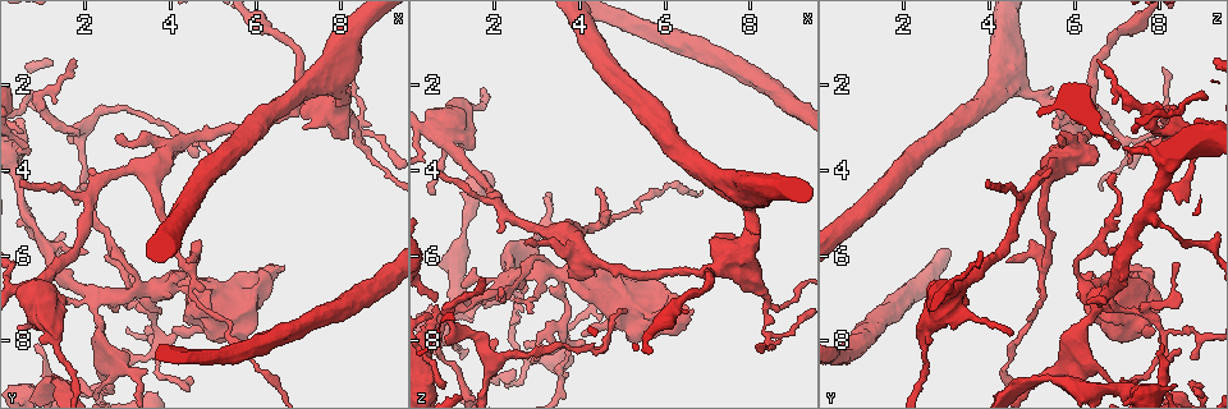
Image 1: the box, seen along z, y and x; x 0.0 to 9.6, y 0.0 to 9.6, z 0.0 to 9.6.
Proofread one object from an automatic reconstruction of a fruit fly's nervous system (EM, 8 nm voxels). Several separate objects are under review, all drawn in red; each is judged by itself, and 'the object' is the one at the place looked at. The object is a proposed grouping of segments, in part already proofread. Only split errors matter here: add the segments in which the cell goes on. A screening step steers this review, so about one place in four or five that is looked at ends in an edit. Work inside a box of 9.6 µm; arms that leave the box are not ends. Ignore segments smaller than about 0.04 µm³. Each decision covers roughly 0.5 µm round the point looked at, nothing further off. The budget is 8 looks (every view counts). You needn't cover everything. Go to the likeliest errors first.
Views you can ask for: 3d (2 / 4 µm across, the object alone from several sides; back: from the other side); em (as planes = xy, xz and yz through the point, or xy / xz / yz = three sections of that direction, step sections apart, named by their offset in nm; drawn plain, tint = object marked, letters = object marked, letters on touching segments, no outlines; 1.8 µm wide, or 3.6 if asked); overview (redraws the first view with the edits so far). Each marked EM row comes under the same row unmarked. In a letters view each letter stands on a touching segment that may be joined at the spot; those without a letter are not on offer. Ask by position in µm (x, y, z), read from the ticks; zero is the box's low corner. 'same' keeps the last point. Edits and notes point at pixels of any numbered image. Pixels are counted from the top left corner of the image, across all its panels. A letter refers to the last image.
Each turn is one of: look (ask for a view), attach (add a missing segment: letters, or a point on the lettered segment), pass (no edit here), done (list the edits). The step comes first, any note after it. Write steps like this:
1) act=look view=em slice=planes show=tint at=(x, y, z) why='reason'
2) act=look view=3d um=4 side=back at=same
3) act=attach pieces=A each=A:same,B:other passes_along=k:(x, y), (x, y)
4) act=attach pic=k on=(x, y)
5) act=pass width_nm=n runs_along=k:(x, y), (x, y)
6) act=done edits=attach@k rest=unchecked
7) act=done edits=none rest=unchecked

act=look view=em um=3.6 slice=xy step=4 show=letters at=(0.90, 2.40, 7.95) why='branch stops here'

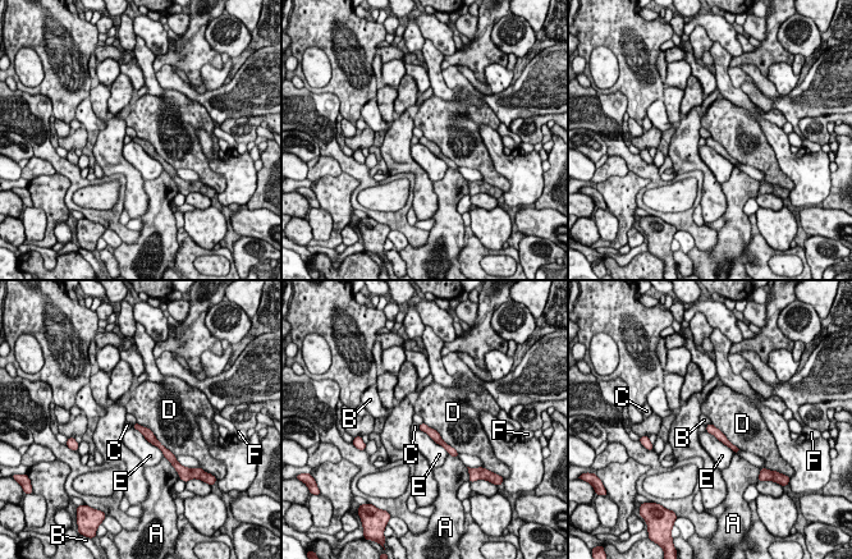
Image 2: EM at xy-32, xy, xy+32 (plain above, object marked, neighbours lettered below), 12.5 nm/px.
act=look view=em um=3.6 slice=xz step=4 show=letters at=same

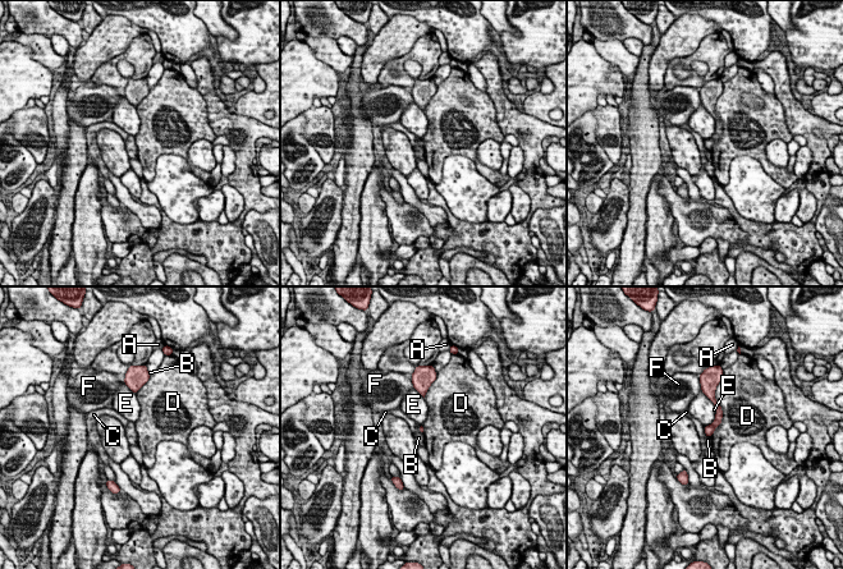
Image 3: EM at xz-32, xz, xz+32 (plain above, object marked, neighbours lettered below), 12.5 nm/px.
act=pass each=A:other,B:other,C:other,D:other,E:other,F:other runs_along=3:(708, 393), (718, 407), (709, 432) found='none of them fits'

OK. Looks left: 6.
act=look view=em um=3.6 slice=planes show=letters at=(1.15, 7.70, 2.55) why='thick turns thin'

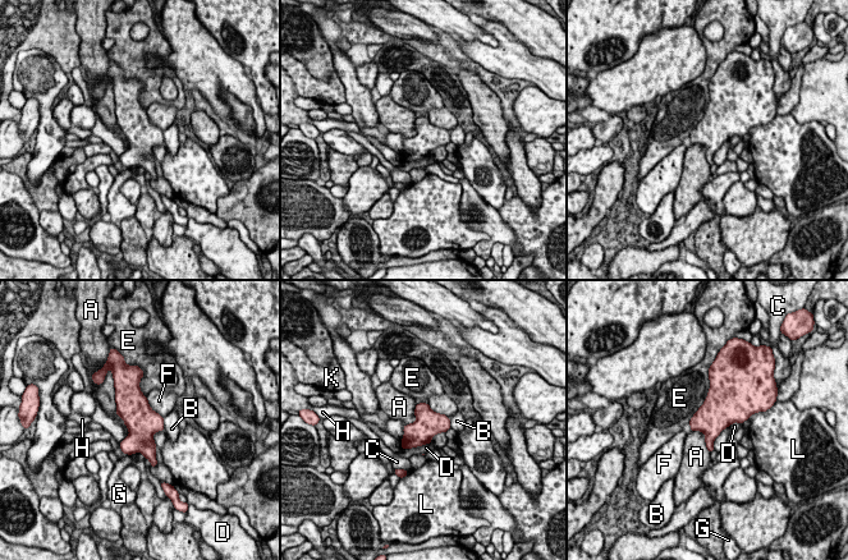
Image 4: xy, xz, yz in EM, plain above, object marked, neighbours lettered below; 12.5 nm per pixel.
act=pass longest_contact=A:600nm each=A:other,B:other,C:other,D:other,E:other,F:other,G:other,H:other,K:other,L:other found='no lettered segment goes on from it'

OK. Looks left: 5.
act=look view=em slice=planes show=letters at=(1.25, 7.15, 6.70) why='free end'

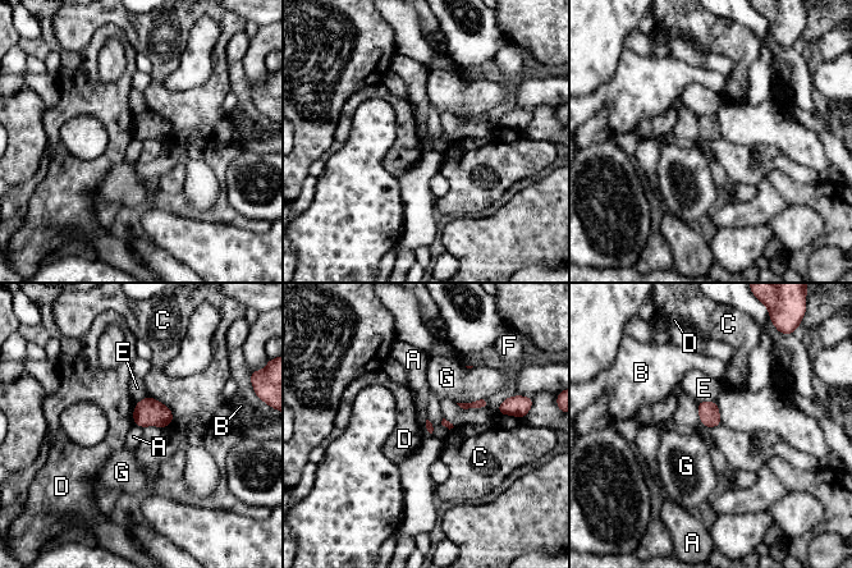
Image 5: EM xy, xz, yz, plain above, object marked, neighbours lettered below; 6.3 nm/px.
act=pass each=A:other,B:other,C:other,D:other,E:other,F:other,G:other found='no lettered segment goes on from it'

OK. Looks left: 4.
act=done edits=none rest=unchecked

